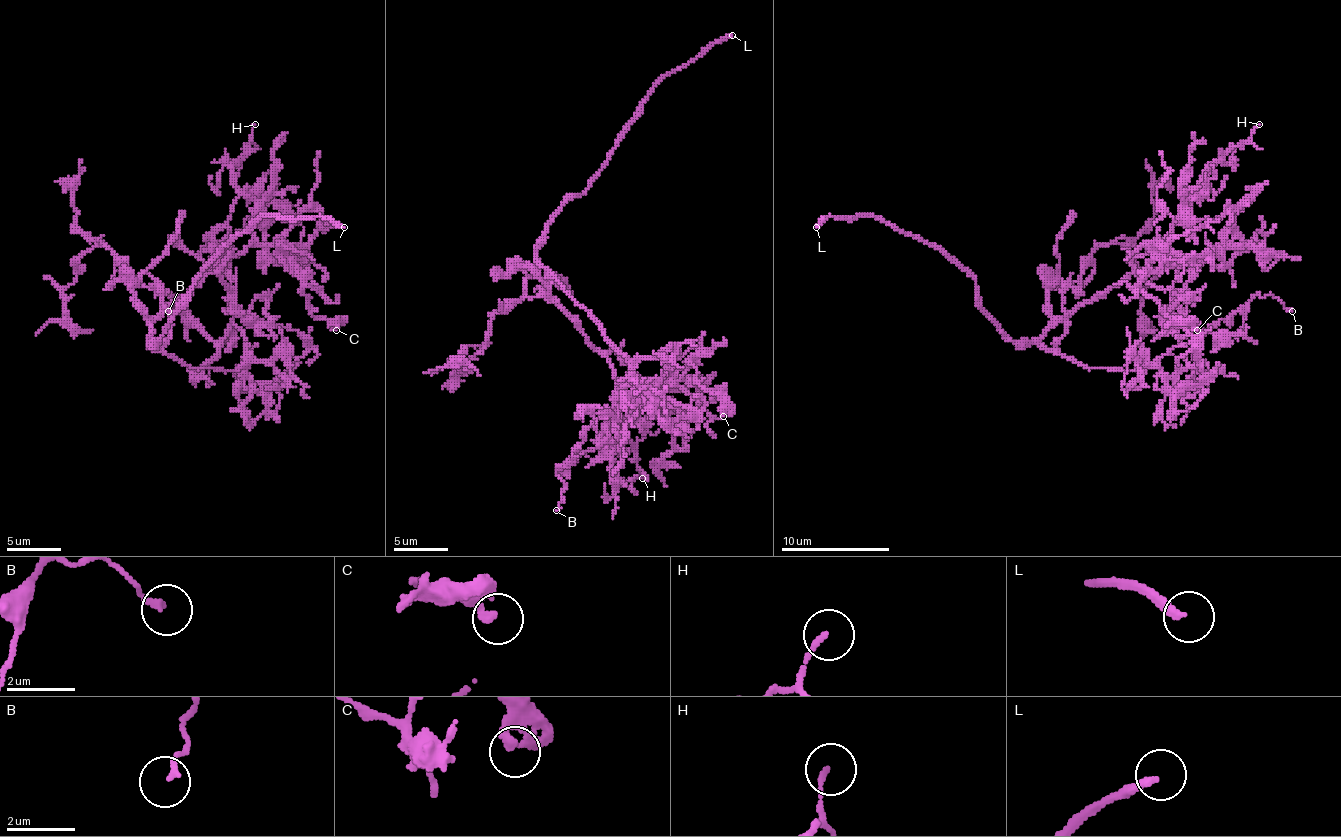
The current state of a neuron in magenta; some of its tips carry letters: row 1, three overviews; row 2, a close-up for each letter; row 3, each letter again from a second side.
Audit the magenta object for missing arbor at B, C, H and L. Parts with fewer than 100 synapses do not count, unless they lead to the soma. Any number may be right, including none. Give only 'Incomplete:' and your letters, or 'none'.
Incomplete: L

